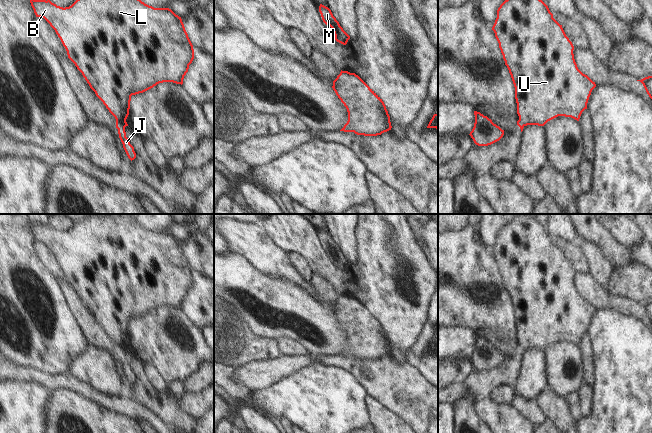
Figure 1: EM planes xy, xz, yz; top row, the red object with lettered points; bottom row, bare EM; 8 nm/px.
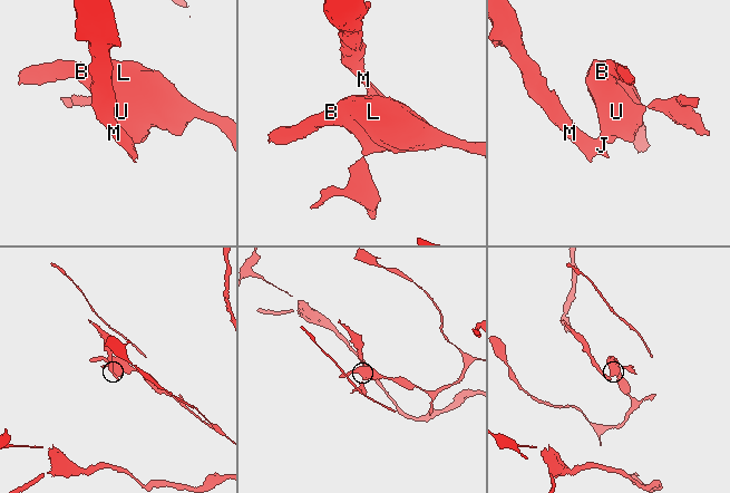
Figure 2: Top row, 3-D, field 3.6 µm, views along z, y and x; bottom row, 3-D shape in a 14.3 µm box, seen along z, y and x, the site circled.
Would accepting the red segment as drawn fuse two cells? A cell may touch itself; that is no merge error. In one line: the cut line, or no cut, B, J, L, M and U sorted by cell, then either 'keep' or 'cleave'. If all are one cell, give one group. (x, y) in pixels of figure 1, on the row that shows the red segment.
cut xy (116, 120), (124, 127); groups B L U / J M; cleave

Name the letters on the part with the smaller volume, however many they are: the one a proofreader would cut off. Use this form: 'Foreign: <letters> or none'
Foreign: J, M

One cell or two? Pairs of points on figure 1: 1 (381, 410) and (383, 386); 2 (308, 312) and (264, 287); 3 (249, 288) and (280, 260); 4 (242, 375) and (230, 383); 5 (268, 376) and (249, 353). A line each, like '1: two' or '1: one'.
1: two
2: one
3: two
4: two
5: two

